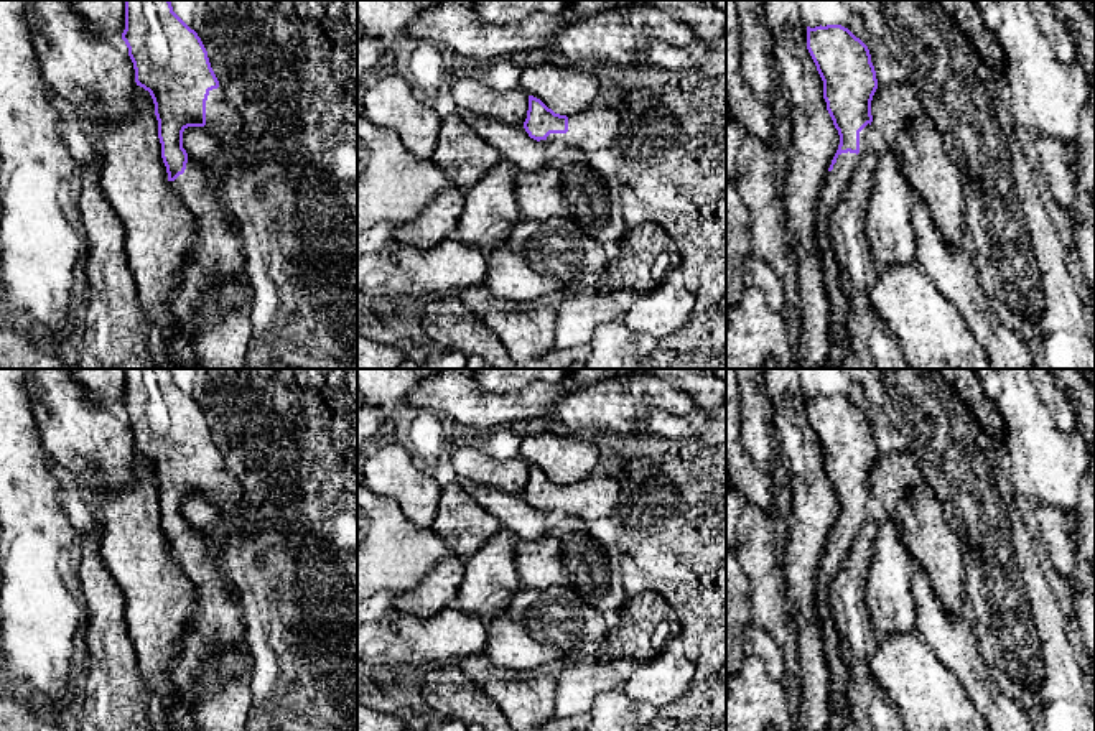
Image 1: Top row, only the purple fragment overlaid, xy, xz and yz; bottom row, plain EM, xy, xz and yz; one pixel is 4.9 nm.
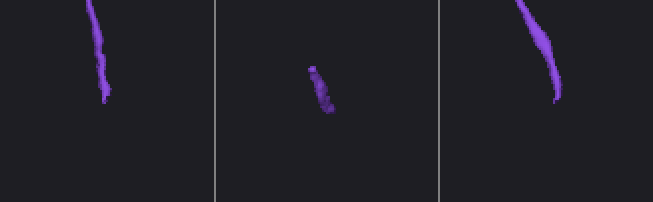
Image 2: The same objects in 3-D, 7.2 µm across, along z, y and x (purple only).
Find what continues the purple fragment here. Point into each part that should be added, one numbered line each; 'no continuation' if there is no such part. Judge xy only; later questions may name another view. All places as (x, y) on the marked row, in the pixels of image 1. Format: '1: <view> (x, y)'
1: xy (221, 119)

